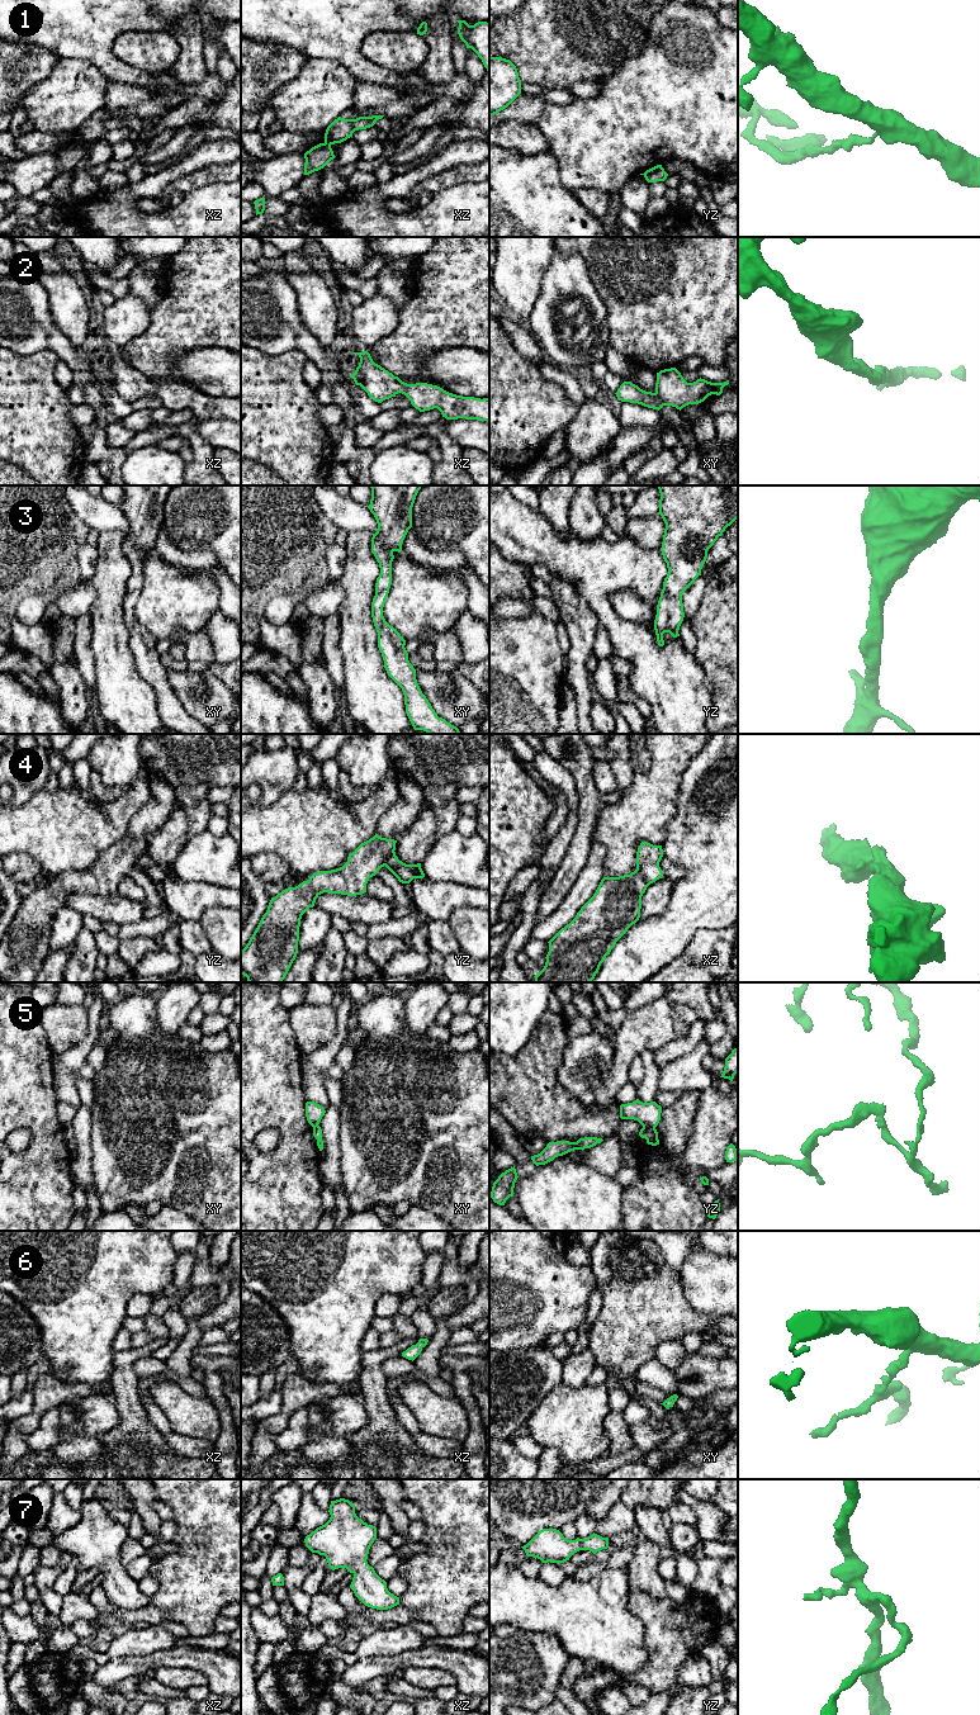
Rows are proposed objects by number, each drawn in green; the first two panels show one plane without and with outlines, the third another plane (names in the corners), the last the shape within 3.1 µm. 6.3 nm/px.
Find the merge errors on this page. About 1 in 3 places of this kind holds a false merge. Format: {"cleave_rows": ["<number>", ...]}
{"cleave_rows": ["1", "4", "5"]}

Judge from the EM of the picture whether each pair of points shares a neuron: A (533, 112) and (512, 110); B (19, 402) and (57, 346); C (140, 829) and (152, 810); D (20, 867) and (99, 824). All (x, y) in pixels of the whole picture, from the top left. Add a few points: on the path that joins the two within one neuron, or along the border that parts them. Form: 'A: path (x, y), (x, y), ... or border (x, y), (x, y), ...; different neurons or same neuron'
A: path (528, 110), (517, 110); same neuron
B: border (24, 354), (51, 350), (60, 359); different neurons
C: path (145, 824), (152, 815); same neuron
D: border (13, 853), (29, 856), (55, 880); different neurons

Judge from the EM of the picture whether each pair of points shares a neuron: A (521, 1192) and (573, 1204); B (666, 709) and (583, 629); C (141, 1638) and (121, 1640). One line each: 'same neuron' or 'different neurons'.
A: same neuron
B: different neurons
C: same neuron

